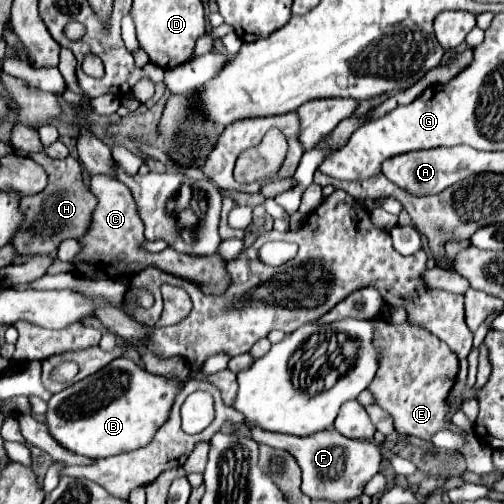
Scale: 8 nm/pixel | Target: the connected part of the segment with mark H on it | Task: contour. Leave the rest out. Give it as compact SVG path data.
M33 152L29 154L29 158L45 168L45 172L49 174L49 182L43 192L25 196L21 200L19 210L23 210L23 224L17 228L17 234L13 236L11 244L19 256L53 254L63 240L77 240L79 236L83 236L95 208L95 196L83 184L83 168L75 158L67 156L63 160L55 160L43 152Z

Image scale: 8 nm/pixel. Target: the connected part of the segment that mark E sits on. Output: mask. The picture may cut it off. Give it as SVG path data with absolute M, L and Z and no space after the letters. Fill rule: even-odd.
M375 316L373 326L373 344L379 352L379 370L369 384L369 392L373 394L375 404L393 418L397 434L431 440L437 430L451 428L451 424L445 422L445 398L455 384L459 368L457 356L435 334L421 326L417 328L411 322L391 324L383 316Z

